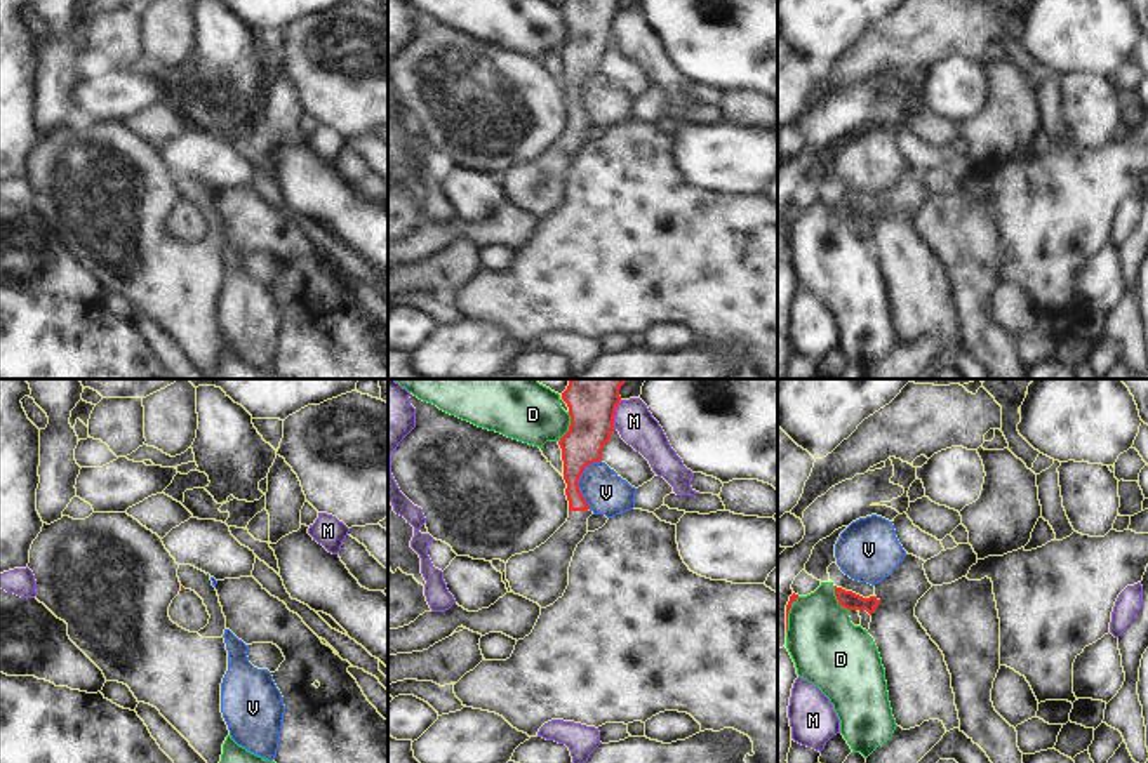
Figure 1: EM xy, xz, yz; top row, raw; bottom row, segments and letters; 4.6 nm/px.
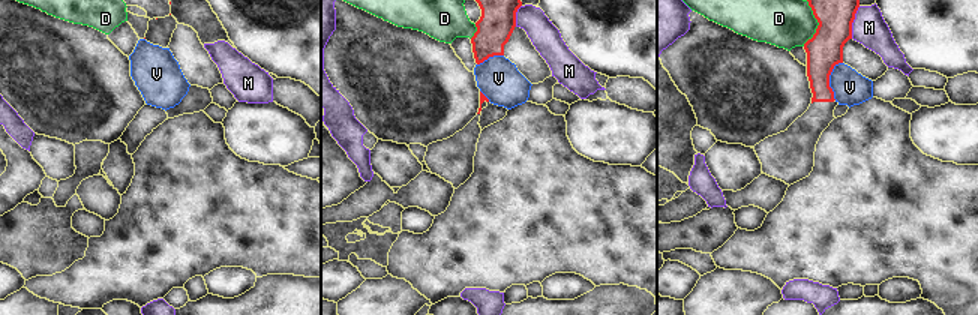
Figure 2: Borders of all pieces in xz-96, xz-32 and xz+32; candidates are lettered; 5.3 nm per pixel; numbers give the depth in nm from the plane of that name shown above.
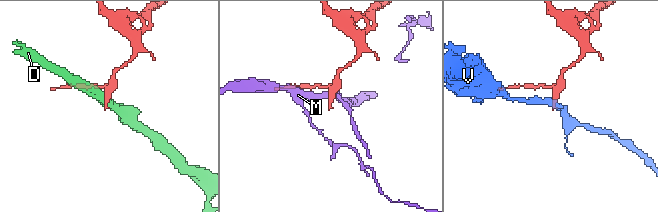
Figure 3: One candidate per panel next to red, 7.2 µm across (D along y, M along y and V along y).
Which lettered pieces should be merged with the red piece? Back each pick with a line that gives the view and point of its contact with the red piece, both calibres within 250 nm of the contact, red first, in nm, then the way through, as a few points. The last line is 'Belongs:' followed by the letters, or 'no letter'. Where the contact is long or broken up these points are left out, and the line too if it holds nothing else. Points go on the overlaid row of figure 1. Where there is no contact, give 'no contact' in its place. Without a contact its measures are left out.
Belongs: no letter

